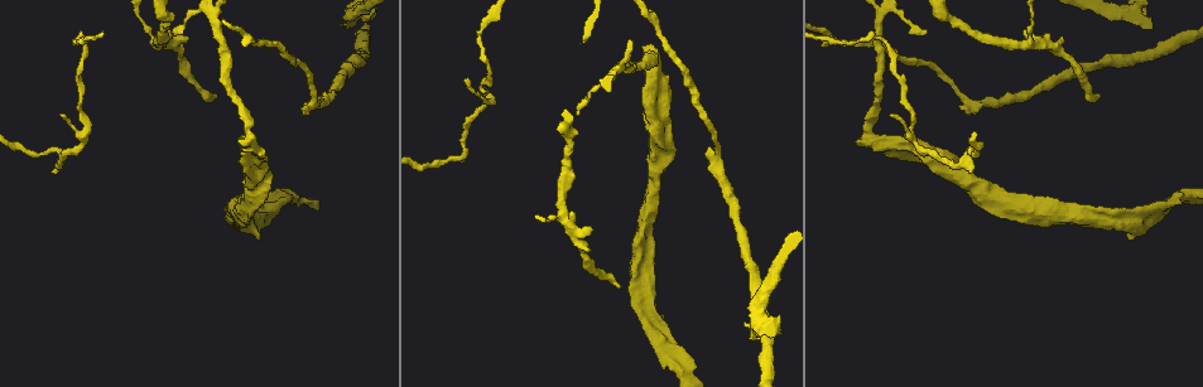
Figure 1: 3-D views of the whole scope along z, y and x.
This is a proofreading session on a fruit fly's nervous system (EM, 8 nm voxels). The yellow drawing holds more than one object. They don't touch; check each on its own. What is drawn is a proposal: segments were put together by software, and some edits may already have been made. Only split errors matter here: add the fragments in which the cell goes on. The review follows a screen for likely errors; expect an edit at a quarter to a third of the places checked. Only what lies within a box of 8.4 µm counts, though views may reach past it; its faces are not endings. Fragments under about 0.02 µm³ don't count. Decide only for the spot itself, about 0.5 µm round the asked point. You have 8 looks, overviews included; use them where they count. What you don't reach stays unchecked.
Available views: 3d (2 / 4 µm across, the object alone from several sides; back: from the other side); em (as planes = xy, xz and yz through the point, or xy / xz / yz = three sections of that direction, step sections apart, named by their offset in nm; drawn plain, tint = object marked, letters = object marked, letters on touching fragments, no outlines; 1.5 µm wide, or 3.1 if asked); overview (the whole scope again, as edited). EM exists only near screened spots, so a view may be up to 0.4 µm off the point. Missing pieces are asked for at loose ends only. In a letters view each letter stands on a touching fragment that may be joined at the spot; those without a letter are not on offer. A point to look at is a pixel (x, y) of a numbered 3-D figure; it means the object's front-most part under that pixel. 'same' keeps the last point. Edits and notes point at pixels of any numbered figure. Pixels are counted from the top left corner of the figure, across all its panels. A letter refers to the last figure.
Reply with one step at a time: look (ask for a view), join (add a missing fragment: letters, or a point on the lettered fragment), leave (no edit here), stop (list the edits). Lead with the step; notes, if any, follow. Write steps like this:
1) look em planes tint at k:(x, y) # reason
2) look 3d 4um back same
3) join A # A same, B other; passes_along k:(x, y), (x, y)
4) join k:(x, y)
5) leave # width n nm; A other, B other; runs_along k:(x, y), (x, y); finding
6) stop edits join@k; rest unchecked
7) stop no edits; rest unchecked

look 3d 4um at 1:(750, 337) # branch stops here

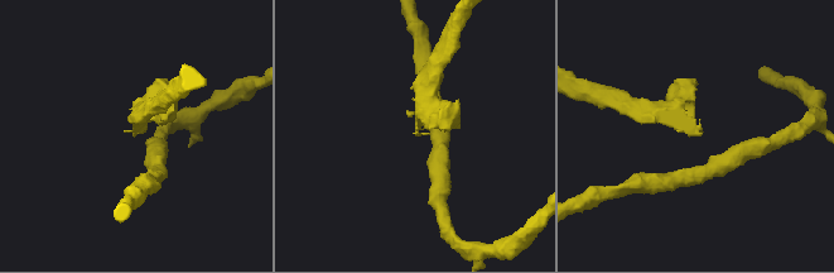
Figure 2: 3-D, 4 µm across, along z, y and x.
look em xy step 4 letters at 2:(698, 126) # shape alone is not enough

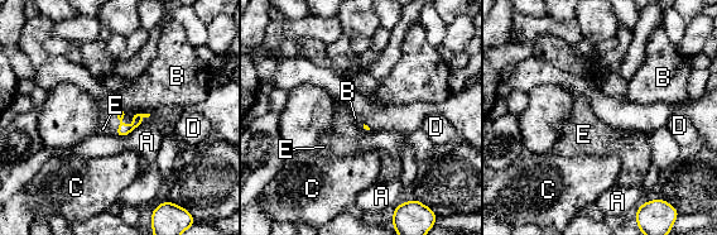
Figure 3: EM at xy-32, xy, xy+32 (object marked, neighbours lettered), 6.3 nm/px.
look em planes letters same

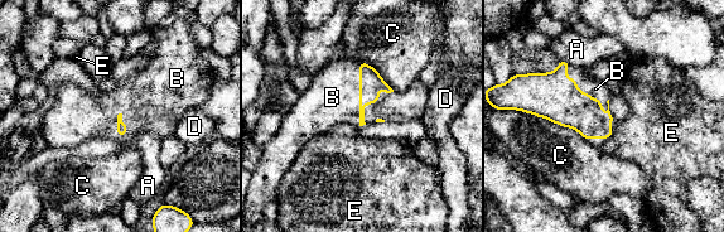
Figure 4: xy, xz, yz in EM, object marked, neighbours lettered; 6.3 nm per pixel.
join B # A other, B same, C other, D other, E other; the cell continues

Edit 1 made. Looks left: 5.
look 3d 2um back at 1:(616, 287) # an open end

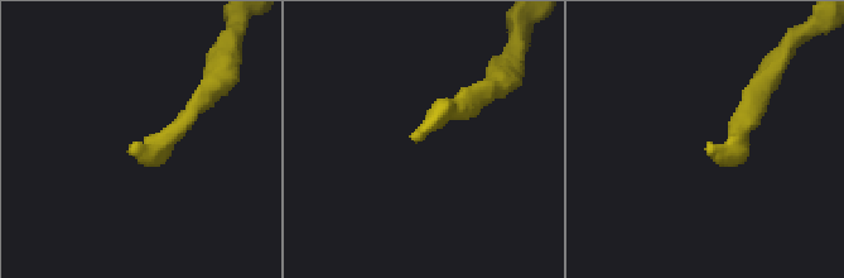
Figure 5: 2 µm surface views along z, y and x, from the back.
look em planes letters at 5:(707, 145)

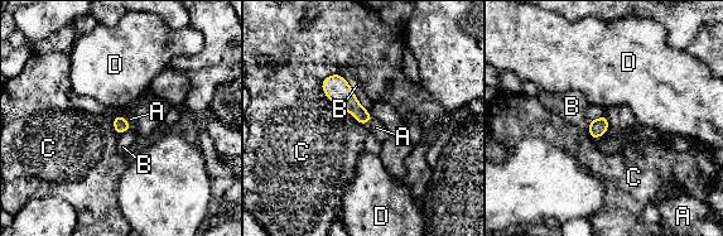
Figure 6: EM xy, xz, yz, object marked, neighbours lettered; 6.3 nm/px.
join A # A same, B other, C other, D other; it goes on there

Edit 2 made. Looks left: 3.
stop edits join@4, join@6; rest unchecked

